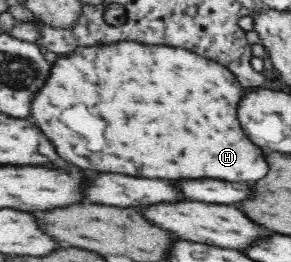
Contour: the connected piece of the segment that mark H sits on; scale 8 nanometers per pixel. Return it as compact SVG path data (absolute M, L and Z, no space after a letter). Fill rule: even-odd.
M126 41L122 44L114 44L112 48L102 48L100 52L96 52L96 48L88 48L88 52L76 52L76 56L60 58L56 62L56 68L52 70L52 80L48 80L48 88L40 92L40 104L36 104L34 118L44 128L44 132L52 136L52 142L56 144L60 158L64 158L70 164L76 164L78 168L108 172L108 174L124 174L134 178L166 178L166 180L212 178L212 180L228 180L228 182L256 182L268 174L268 160L262 148L256 146L240 126L238 106L244 94L246 90L242 88L234 72L206 56L180 47L151 46Z

